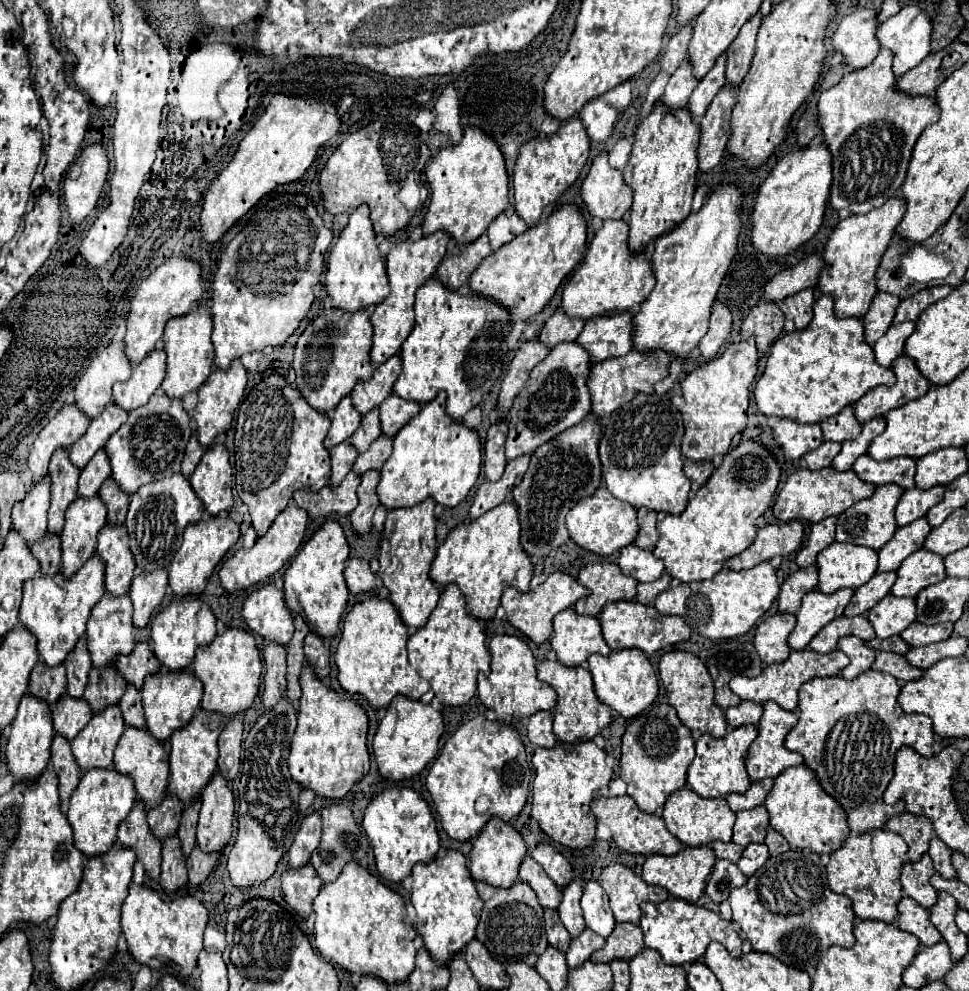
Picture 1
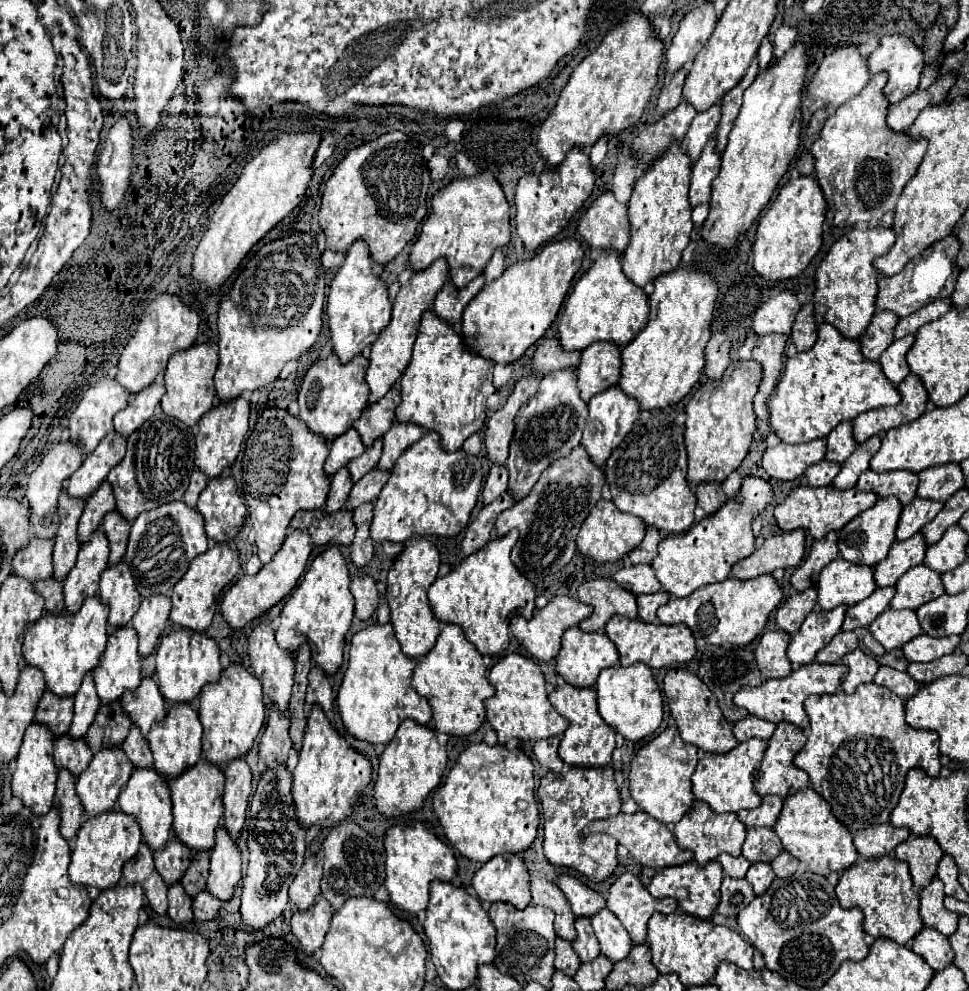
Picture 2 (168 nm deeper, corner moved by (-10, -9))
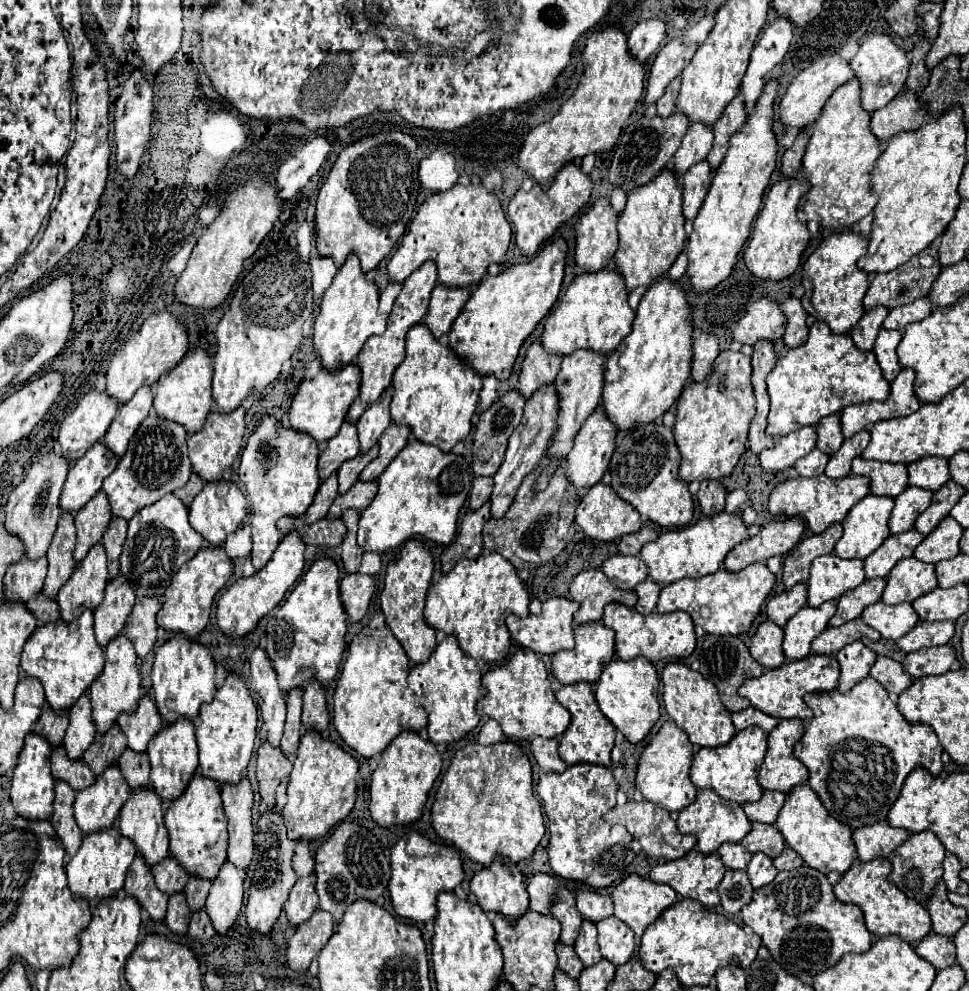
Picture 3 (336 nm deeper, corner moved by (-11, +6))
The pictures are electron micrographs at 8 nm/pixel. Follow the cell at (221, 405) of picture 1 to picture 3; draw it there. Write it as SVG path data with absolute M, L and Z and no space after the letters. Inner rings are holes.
M238 407L230 413L218 413L218 411L208 413L204 427L200 431L196 431L194 435L188 435L188 451L190 451L192 469L204 481L218 481L222 477L224 469L230 467L234 463L234 459L238 457L244 431L246 431L244 429L244 407Z

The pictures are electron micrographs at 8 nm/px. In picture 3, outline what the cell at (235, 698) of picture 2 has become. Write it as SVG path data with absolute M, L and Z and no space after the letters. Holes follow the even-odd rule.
M228 675L224 685L216 691L212 703L204 703L200 707L194 725L200 751L200 773L220 783L238 783L250 761L258 725L256 701L252 699L244 679L238 675Z

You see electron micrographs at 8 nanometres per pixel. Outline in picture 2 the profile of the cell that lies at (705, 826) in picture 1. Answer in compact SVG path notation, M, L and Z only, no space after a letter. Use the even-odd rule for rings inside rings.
M699 800L693 802L691 810L673 828L677 844L685 850L691 850L695 854L695 860L699 866L705 866L707 862L715 860L721 852L727 852L731 856L739 856L741 846L745 842L745 832L747 832L747 828L737 818L737 814L717 814L705 802L699 802Z

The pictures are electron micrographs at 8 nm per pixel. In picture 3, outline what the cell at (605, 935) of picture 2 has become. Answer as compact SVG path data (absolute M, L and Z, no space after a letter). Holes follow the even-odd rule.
M614 915L598 921L598 945L602 957L612 961L614 965L626 963L636 949L632 929L620 923Z

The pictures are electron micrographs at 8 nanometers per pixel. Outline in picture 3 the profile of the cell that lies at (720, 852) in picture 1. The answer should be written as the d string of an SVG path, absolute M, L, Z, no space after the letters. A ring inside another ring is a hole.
M724 843L718 849L718 855L728 869L746 869L746 865L750 863L750 857L752 857L748 851L742 849L740 843Z

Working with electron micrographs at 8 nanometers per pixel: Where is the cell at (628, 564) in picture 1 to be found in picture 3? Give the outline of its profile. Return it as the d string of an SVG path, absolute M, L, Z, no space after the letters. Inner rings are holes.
M614 555L610 557L602 571L608 575L608 579L620 587L620 589L634 589L638 583L648 579L648 567L640 557L626 557L626 555Z

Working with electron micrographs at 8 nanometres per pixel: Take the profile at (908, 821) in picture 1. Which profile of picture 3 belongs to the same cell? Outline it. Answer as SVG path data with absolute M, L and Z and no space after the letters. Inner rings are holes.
M914 833L908 837L908 841L904 841L904 845L900 845L900 849L896 849L894 857L892 857L892 873L890 873L890 881L894 885L898 885L908 897L916 899L918 903L926 905L932 893L932 887L942 879L942 859L946 855L944 845L940 843L940 839L934 833Z

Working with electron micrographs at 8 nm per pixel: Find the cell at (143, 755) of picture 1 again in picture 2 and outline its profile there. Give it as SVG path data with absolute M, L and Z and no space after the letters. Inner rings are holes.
M147 768L143 772L133 772L125 790L119 794L117 806L119 806L121 812L125 812L125 814L129 814L137 820L137 824L141 828L141 834L143 834L143 842L151 850L163 850L167 846L167 842L171 840L173 816L171 816L169 784L161 774L157 774L153 768Z

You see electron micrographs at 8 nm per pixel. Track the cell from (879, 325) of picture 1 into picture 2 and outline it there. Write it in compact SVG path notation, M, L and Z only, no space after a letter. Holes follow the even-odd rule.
M875 312L869 328L859 338L861 352L863 352L865 358L877 360L883 354L883 350L889 348L889 344L895 340L893 338L893 328L895 328L897 320L899 318L893 312Z

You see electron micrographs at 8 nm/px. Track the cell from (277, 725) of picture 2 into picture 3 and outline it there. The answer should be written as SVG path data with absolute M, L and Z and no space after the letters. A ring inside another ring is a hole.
M262 741L262 745L258 747L258 767L256 767L256 775L260 781L260 795L262 801L268 809L274 807L276 803L276 785L288 777L292 771L292 759L284 757L284 751L280 747L268 745L268 741Z

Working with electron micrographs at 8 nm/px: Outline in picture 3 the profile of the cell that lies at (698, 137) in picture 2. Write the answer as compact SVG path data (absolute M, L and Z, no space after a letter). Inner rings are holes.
M690 125L686 137L682 139L680 149L674 155L674 171L676 175L686 173L692 165L696 165L698 161L706 159L710 147L712 147L712 129L708 129L708 125Z

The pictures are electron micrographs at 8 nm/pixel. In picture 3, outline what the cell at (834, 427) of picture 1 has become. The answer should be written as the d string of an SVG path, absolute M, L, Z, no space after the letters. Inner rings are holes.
M834 413L834 415L828 415L824 417L824 421L818 423L816 427L816 433L818 433L818 443L816 447L828 455L836 453L840 449L840 445L844 443L844 433L842 433L842 421L840 421L840 415Z

